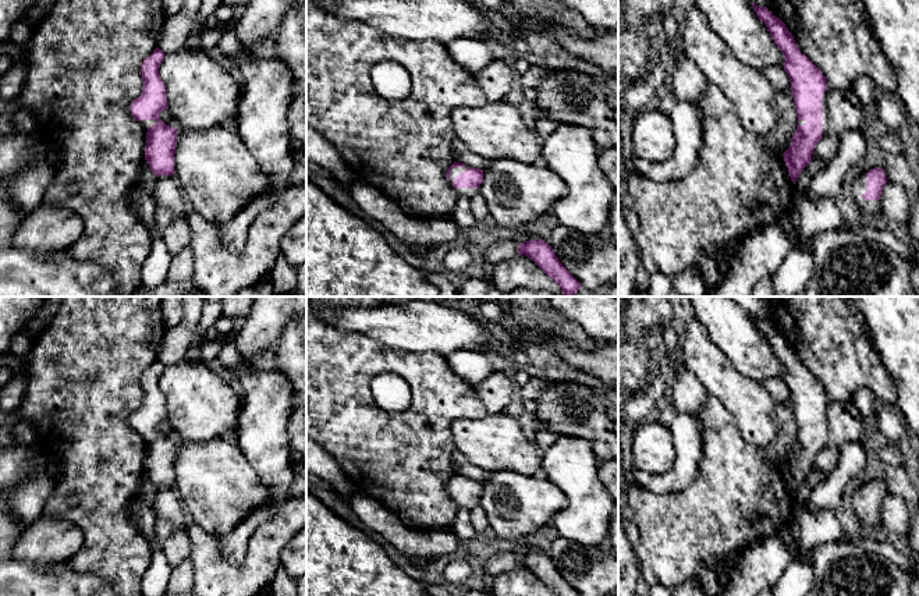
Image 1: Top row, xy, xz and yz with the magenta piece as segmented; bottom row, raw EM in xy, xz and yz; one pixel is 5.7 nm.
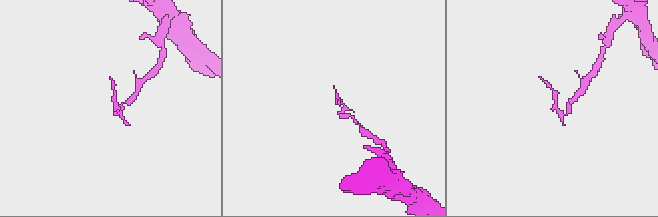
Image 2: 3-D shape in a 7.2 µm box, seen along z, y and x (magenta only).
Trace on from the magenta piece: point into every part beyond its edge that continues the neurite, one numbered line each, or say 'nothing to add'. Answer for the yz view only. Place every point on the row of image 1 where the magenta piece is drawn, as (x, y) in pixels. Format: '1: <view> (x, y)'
1: yz (825, 113)

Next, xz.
1: xz (454, 171)

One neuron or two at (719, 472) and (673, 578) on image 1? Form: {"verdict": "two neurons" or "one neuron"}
{"verdict": "one neuron"}

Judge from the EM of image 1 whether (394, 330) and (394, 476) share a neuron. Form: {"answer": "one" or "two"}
{"answer": "two"}

